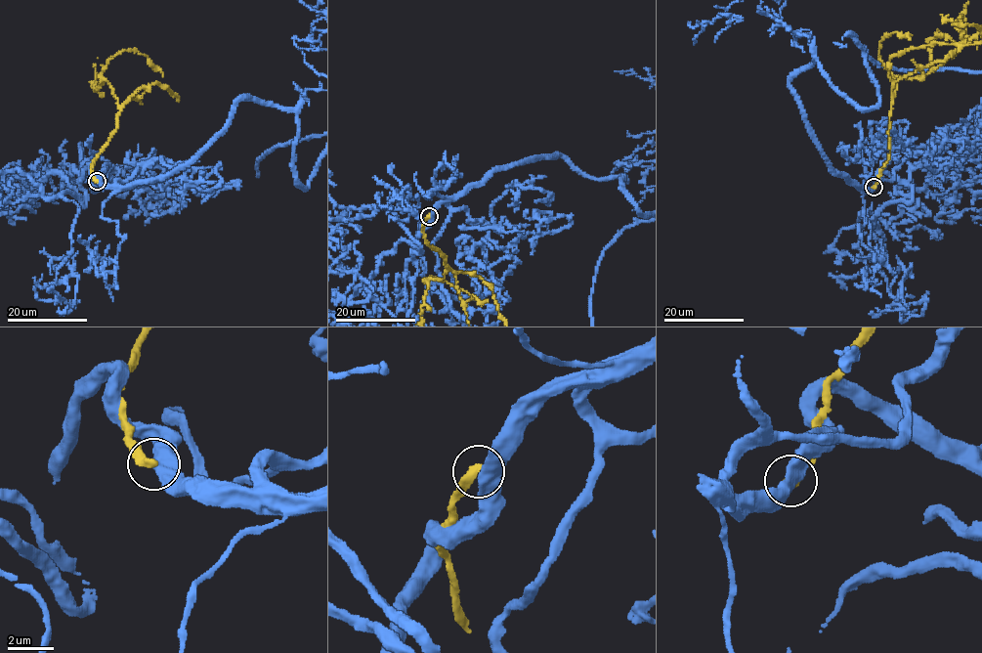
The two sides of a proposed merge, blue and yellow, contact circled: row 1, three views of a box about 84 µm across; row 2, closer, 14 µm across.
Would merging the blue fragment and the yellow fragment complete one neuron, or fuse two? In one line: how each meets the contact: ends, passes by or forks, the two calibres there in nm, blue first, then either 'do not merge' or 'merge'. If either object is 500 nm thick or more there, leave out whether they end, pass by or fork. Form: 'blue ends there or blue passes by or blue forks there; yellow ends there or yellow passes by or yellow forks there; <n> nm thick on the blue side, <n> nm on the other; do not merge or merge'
500 nm thick on the blue side, 400 nm on the other; do not merge

